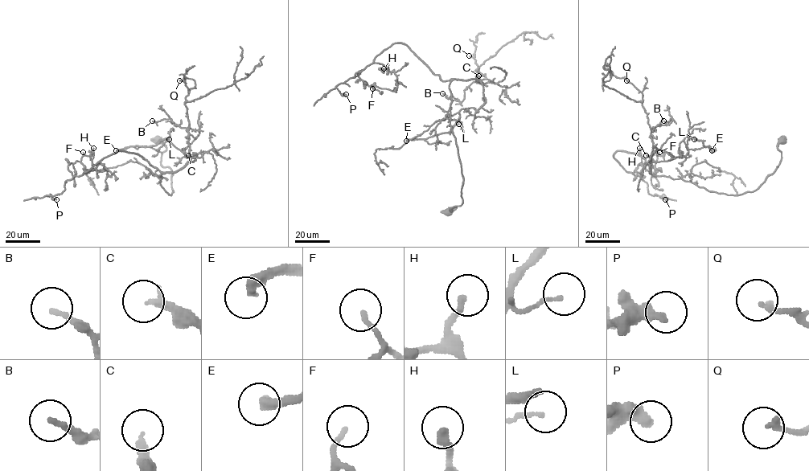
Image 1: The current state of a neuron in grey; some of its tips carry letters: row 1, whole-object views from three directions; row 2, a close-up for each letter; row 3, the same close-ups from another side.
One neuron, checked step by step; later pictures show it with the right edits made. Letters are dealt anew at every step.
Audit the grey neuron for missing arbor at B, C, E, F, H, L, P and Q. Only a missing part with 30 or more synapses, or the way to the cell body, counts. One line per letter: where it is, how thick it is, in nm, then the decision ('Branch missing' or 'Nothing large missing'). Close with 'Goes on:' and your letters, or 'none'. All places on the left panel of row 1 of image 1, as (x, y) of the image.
B: Place: (152, 120). Thickness 170 nm. Nothing large missing
C: Place: (188, 155). Thickness 260 nm. Branch missing
E: Place: (116, 150). Thickness 360 nm. Branch missing
F: Place: (83, 152). Thickness 150 nm. Nothing large missing
H: Place: (93, 148). Thickness 240 nm. Branch missing
L: Place: (169, 139). Thickness 100 nm. Nothing large missing
P: Place: (56, 199). Thickness 400 nm. Nothing large missing
Q: Place: (179, 80). Thickness 180 nm. Nothing large missing
Goes on: C, E, H

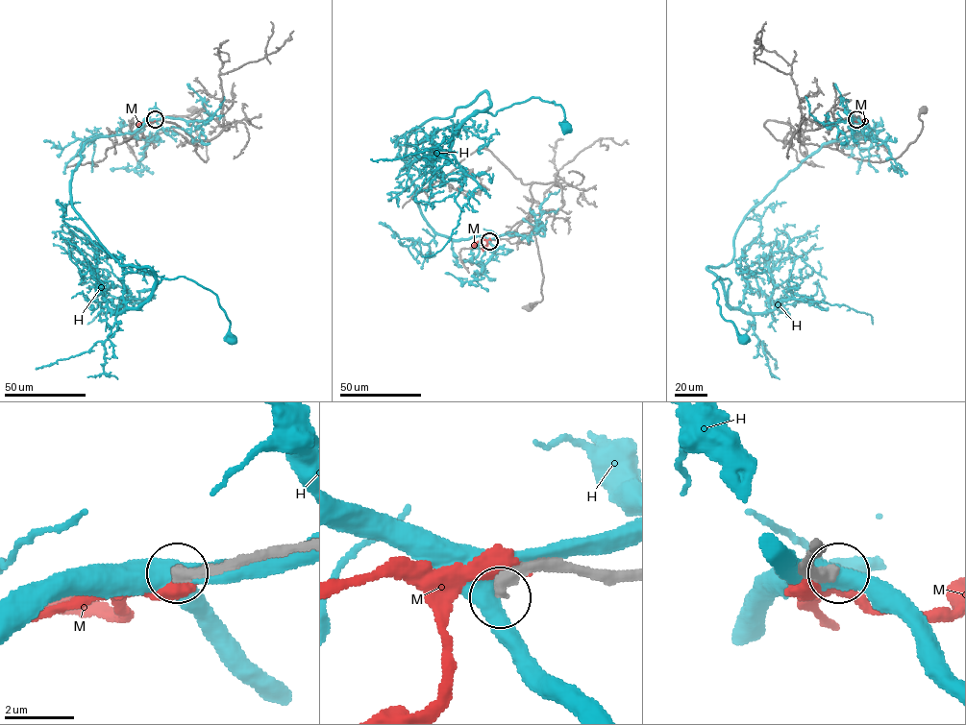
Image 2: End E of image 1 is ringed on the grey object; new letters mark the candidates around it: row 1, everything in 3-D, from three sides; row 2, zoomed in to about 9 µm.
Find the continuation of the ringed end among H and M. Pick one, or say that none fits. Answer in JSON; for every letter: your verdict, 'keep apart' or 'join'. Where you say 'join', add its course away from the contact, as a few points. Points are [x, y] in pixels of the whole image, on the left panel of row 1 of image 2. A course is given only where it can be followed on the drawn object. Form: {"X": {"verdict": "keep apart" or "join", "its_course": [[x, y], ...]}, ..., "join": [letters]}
{"H": {"verdict": "keep apart"}, "M": {"verdict": "keep apart"}, "join": []}

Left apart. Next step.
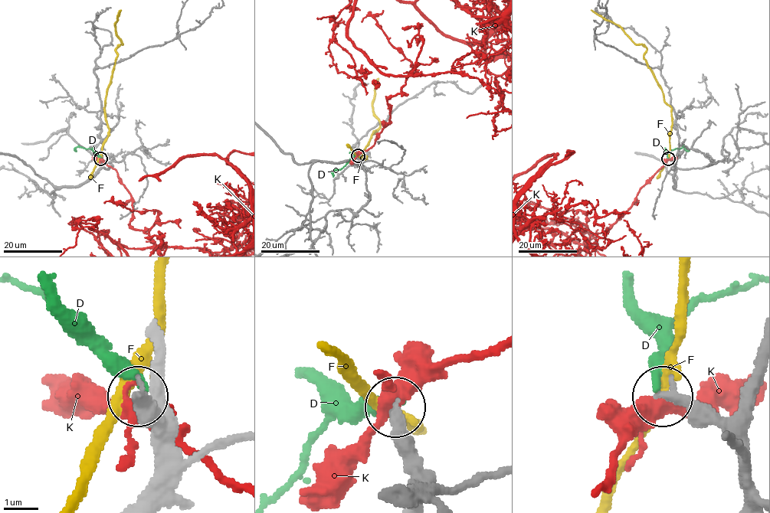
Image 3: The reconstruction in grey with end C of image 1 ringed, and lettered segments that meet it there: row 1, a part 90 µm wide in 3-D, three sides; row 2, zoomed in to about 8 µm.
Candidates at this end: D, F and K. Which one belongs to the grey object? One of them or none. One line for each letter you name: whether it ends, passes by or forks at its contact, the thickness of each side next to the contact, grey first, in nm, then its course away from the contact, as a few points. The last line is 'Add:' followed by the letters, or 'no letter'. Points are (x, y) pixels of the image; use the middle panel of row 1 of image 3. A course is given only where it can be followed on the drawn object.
Add: no letter

